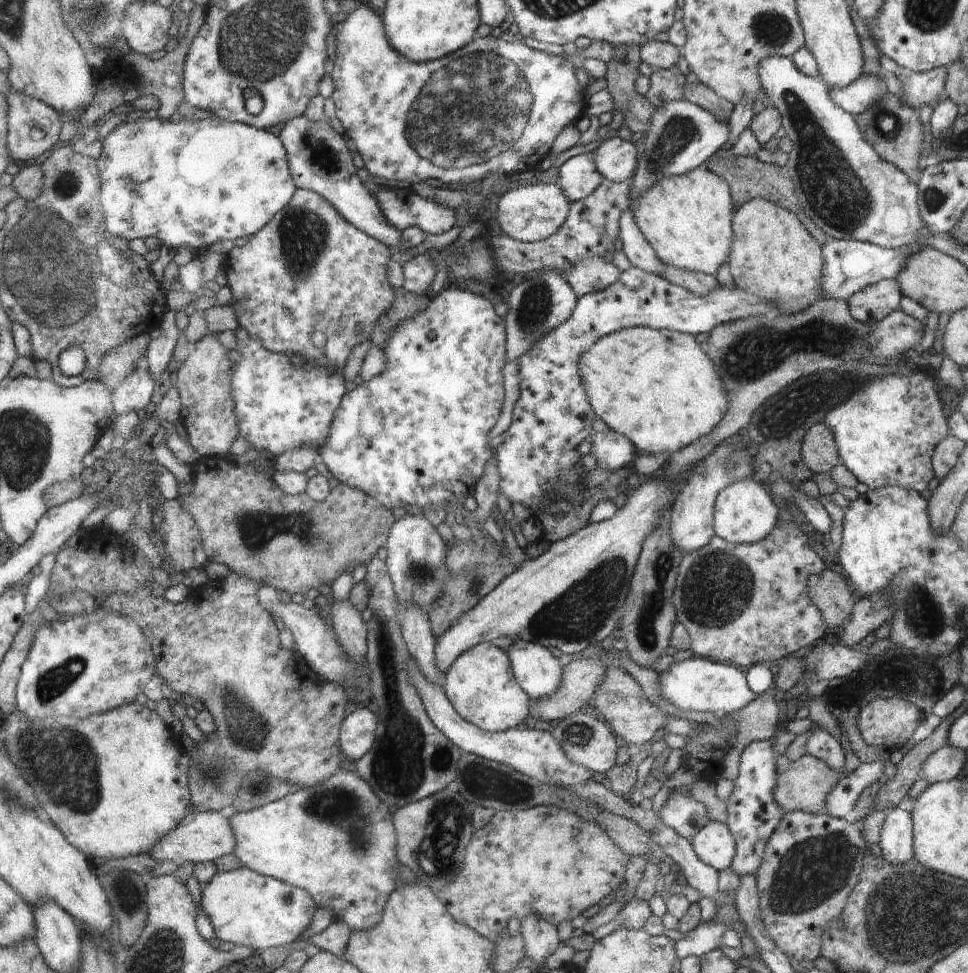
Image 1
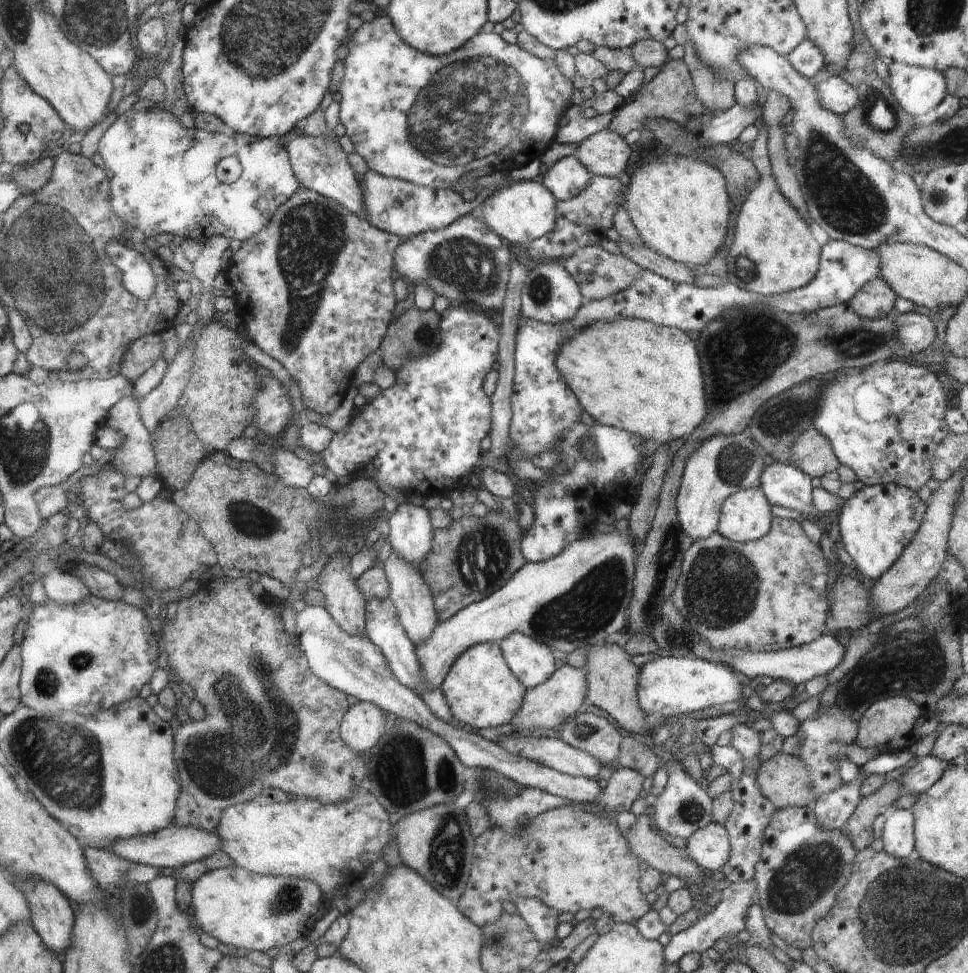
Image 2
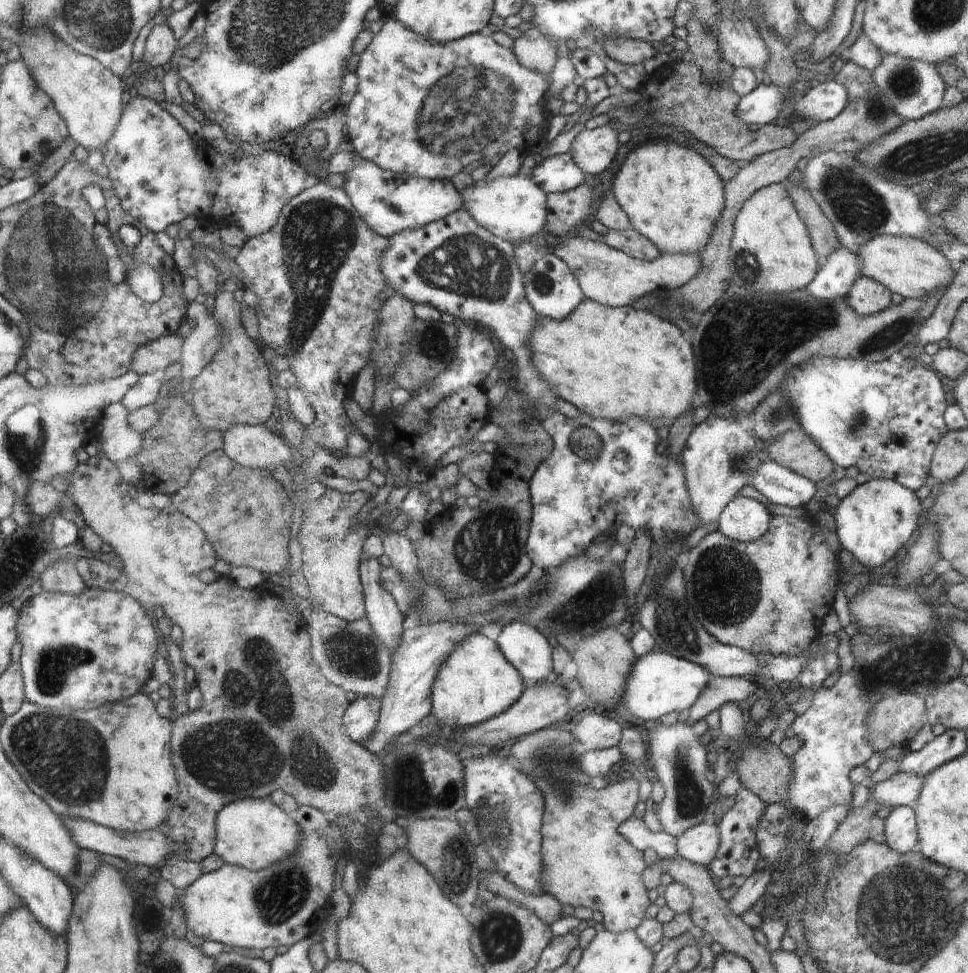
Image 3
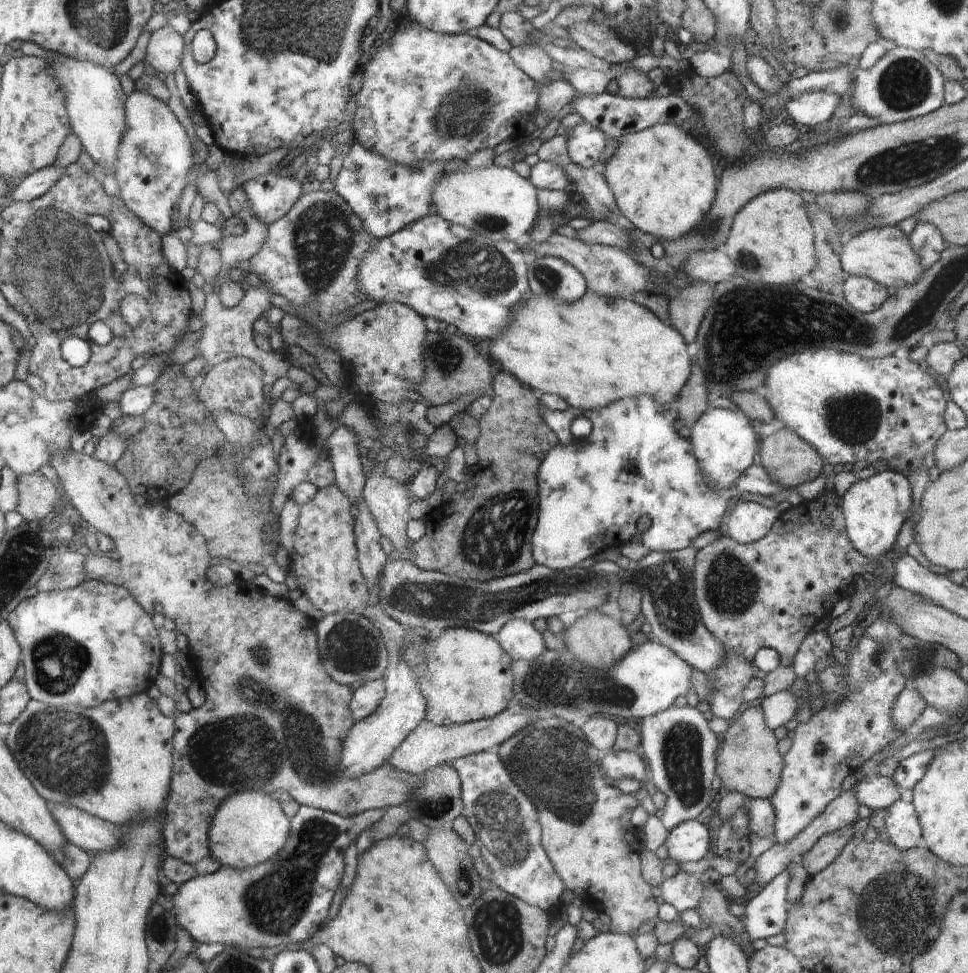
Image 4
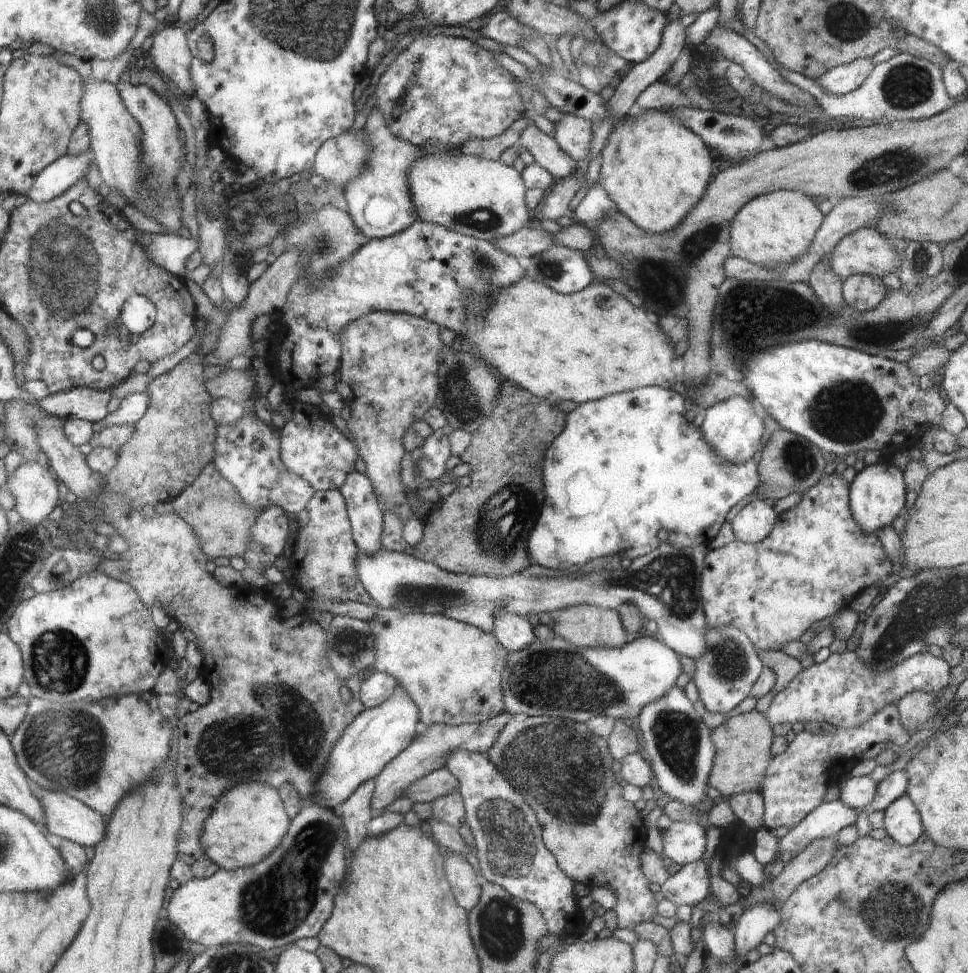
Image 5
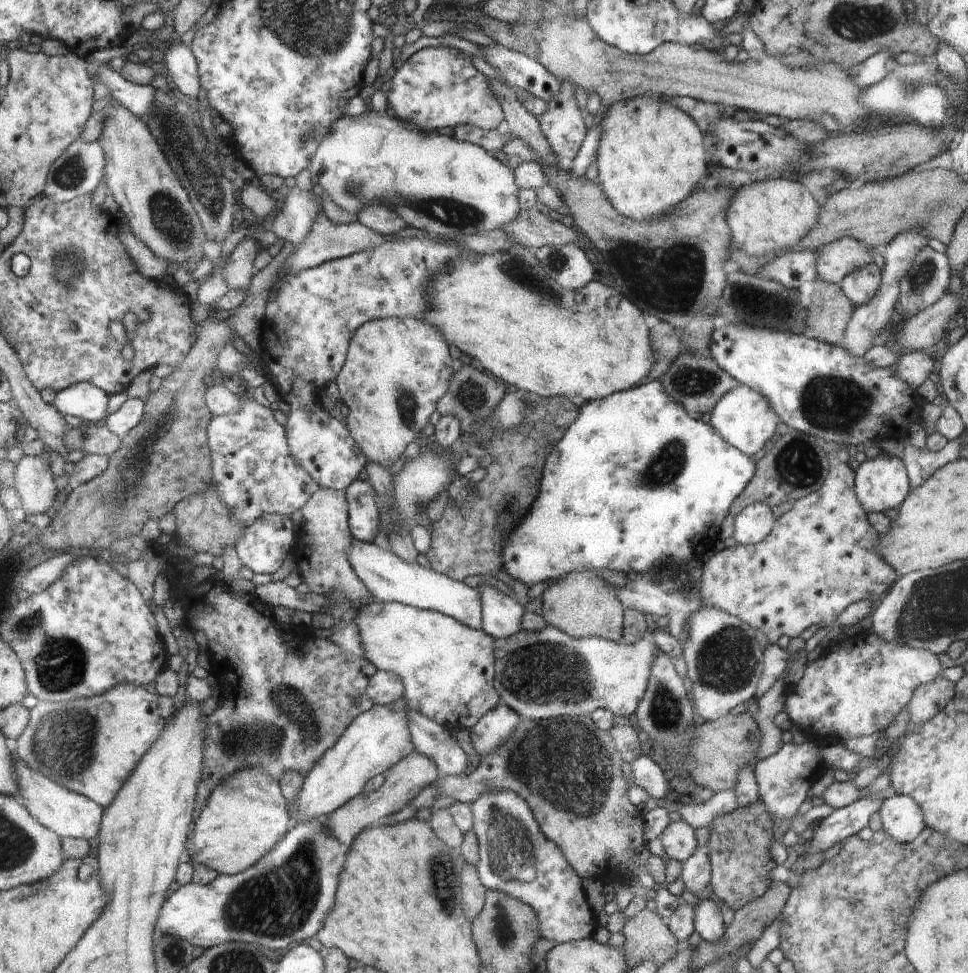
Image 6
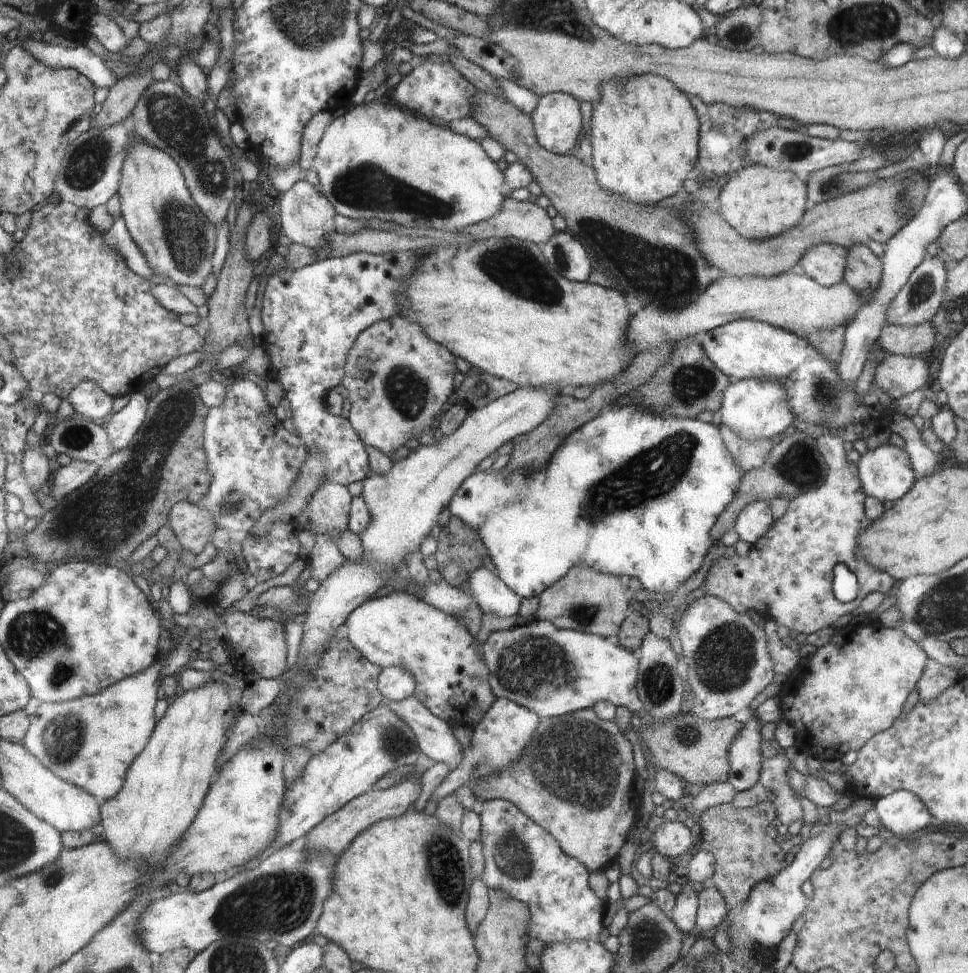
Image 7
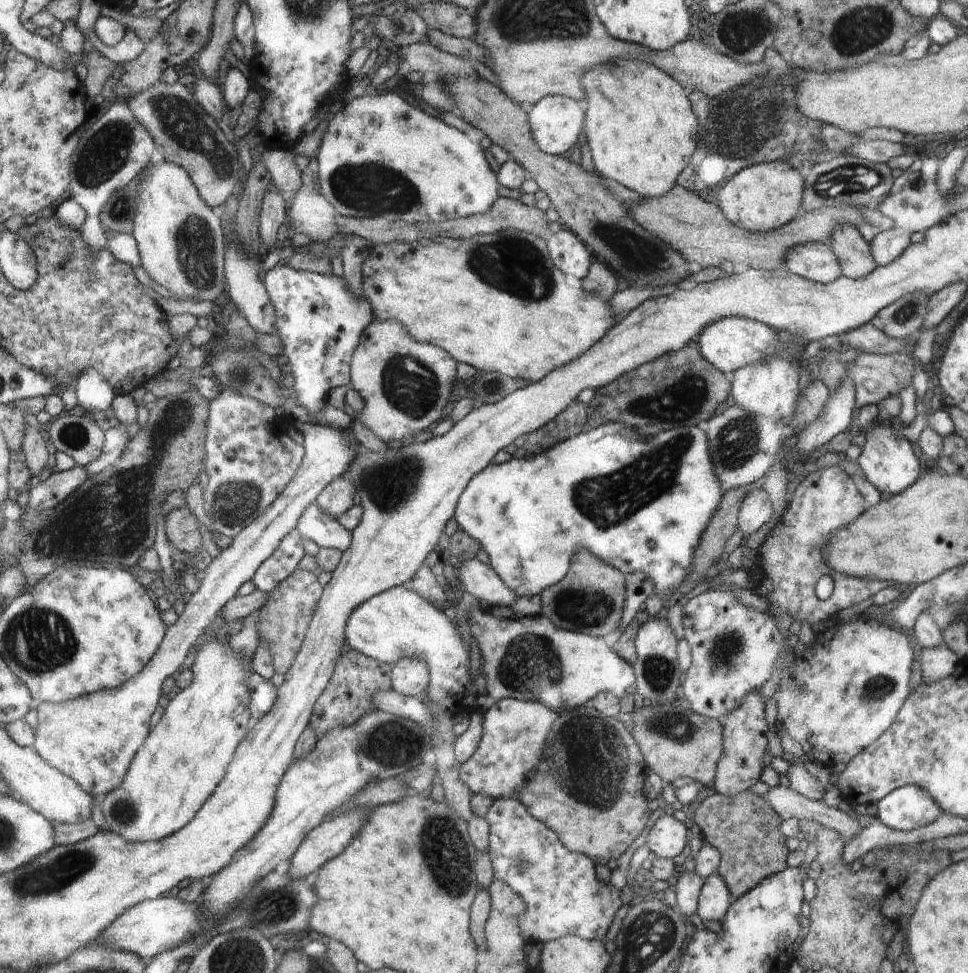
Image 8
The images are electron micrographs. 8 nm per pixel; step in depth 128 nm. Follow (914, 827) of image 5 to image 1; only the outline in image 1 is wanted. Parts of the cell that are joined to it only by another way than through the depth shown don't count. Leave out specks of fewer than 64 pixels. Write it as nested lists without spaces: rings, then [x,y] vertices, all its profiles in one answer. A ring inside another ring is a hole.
[[[896,806],[887,812],[879,841],[885,863],[901,865],[915,856],[912,852],[912,821],[903,807]]]

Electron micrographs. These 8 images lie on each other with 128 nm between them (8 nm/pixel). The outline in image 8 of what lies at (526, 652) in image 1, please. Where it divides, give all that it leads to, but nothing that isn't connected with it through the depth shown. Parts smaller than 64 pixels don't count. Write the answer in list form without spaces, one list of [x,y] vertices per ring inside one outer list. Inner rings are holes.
[[[467,558],[457,570],[463,590],[470,592],[488,609],[495,606],[510,608],[517,597],[491,565],[482,563],[478,558]]]

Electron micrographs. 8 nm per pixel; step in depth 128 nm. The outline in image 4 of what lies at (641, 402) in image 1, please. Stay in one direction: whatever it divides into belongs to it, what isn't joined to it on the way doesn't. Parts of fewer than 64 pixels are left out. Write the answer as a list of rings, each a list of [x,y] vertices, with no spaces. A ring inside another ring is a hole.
[[[590,291],[580,300],[567,303],[556,297],[530,294],[513,308],[509,328],[488,342],[488,359],[502,364],[506,373],[538,394],[556,394],[569,406],[582,410],[602,409],[610,402],[645,394],[672,404],[692,376],[684,339],[676,328],[660,322],[649,309],[631,298],[611,299]]]

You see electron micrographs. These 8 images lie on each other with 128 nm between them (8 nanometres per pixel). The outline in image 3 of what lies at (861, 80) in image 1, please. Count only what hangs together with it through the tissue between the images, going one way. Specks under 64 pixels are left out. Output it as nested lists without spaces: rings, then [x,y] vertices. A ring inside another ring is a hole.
[[[826,77],[821,78],[796,103],[795,118],[812,118],[816,122],[833,120],[848,104],[848,92],[840,82]]]

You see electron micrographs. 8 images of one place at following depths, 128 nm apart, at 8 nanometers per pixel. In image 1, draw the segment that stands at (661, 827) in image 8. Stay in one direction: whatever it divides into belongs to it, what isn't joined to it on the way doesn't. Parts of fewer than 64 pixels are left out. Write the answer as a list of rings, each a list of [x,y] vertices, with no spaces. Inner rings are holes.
[[[709,821],[690,840],[696,856],[718,872],[728,869],[736,857],[736,842],[728,825]]]

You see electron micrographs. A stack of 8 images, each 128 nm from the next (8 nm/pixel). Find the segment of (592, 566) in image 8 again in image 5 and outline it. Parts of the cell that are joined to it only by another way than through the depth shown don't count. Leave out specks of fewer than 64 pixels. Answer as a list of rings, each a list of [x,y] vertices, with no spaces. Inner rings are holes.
[[[572,605],[555,612],[551,629],[577,647],[619,647],[628,642],[620,617],[617,609]]]

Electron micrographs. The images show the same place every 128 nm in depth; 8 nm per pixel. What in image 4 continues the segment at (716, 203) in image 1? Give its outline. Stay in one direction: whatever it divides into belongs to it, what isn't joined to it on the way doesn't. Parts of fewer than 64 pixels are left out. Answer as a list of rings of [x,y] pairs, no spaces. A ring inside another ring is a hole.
[[[658,123],[618,140],[618,147],[602,169],[615,206],[636,229],[657,239],[678,240],[688,236],[712,209],[716,200],[716,172],[708,152],[676,123]]]

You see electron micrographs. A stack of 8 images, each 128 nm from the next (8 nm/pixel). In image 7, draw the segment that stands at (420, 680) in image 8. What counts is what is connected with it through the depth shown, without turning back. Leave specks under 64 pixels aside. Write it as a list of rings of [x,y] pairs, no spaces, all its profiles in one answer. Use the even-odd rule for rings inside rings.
[[[399,666],[384,667],[377,678],[377,686],[386,700],[399,701],[409,697],[416,690],[414,675]]]

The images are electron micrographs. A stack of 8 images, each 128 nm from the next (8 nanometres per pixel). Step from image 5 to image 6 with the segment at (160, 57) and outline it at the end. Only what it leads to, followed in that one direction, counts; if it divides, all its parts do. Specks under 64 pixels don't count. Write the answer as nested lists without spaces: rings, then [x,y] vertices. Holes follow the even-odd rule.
[[[179,41],[170,44],[166,52],[169,74],[182,95],[191,101],[197,100],[202,92],[203,82],[200,63],[192,48]]]

